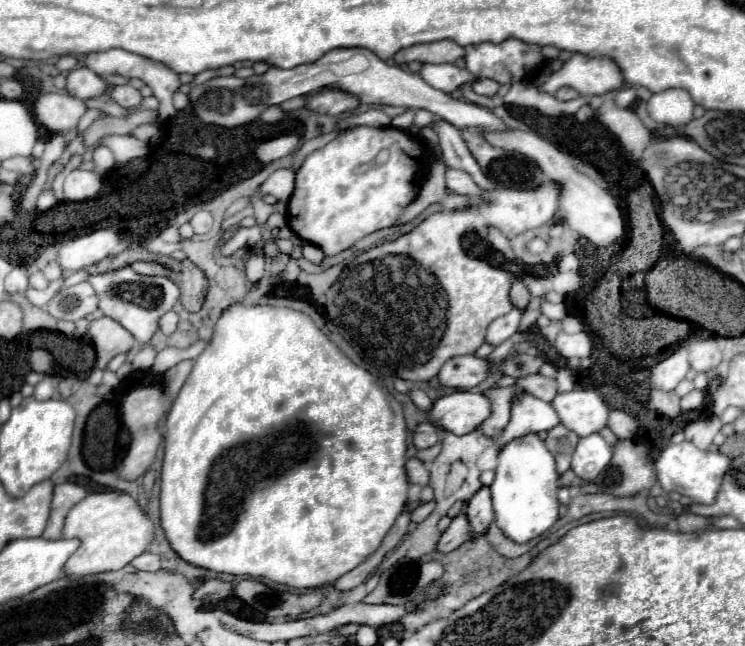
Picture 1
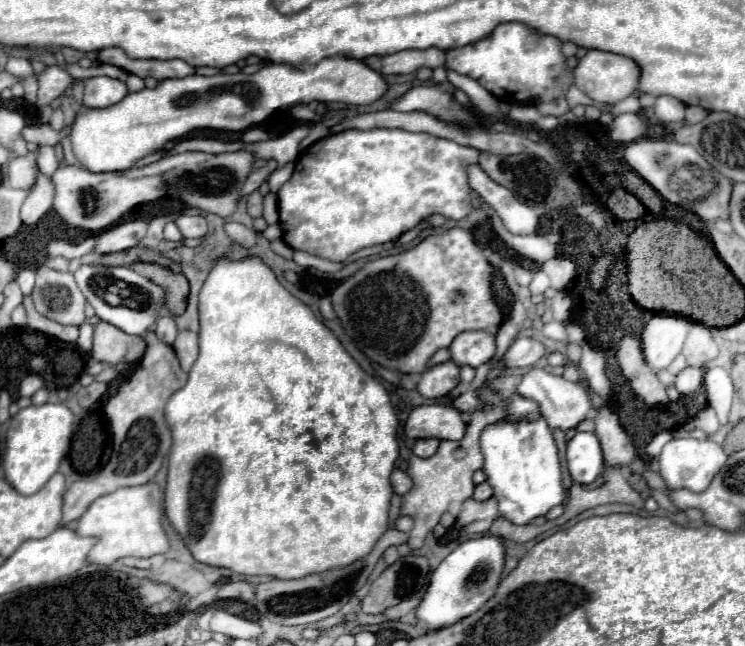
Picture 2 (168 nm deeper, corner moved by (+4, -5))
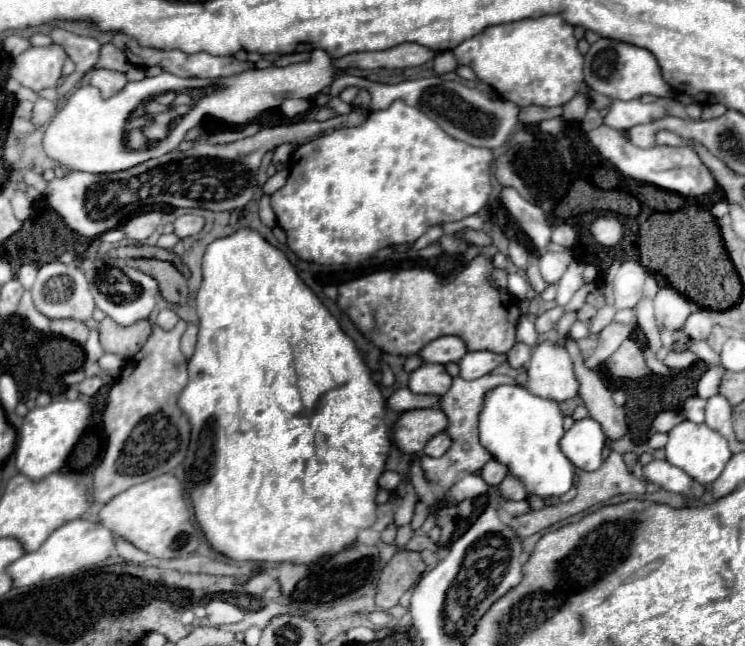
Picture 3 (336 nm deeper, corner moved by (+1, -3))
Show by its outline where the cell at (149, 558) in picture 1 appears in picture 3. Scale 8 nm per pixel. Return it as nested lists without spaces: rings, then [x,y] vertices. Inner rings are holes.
[[[121,537],[115,539],[117,543],[117,553],[127,561],[127,563],[143,563],[149,559],[147,553],[143,553],[141,549],[135,549],[135,545],[131,545],[129,541],[123,541]]]

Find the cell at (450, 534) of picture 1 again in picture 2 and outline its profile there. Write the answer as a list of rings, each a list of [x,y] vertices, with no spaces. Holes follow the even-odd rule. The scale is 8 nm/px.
[[[490,497],[488,501],[482,501],[482,503],[468,499],[462,505],[460,515],[456,517],[456,527],[462,529],[464,533],[484,535],[494,519],[498,519],[498,507],[496,507],[494,497]]]

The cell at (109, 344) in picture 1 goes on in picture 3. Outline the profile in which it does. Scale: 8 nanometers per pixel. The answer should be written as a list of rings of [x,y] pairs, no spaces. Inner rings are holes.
[[[105,317],[99,323],[99,337],[103,349],[107,353],[121,355],[123,359],[131,359],[145,345],[149,335],[151,335],[151,325],[147,319],[137,321],[135,325],[129,327],[111,321],[111,317]]]

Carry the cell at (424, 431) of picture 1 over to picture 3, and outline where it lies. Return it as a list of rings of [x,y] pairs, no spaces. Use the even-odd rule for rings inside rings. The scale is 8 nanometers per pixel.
[[[443,431],[443,433],[435,435],[435,437],[427,443],[427,447],[423,449],[423,453],[429,455],[429,457],[441,457],[449,447],[451,447],[451,437]]]

